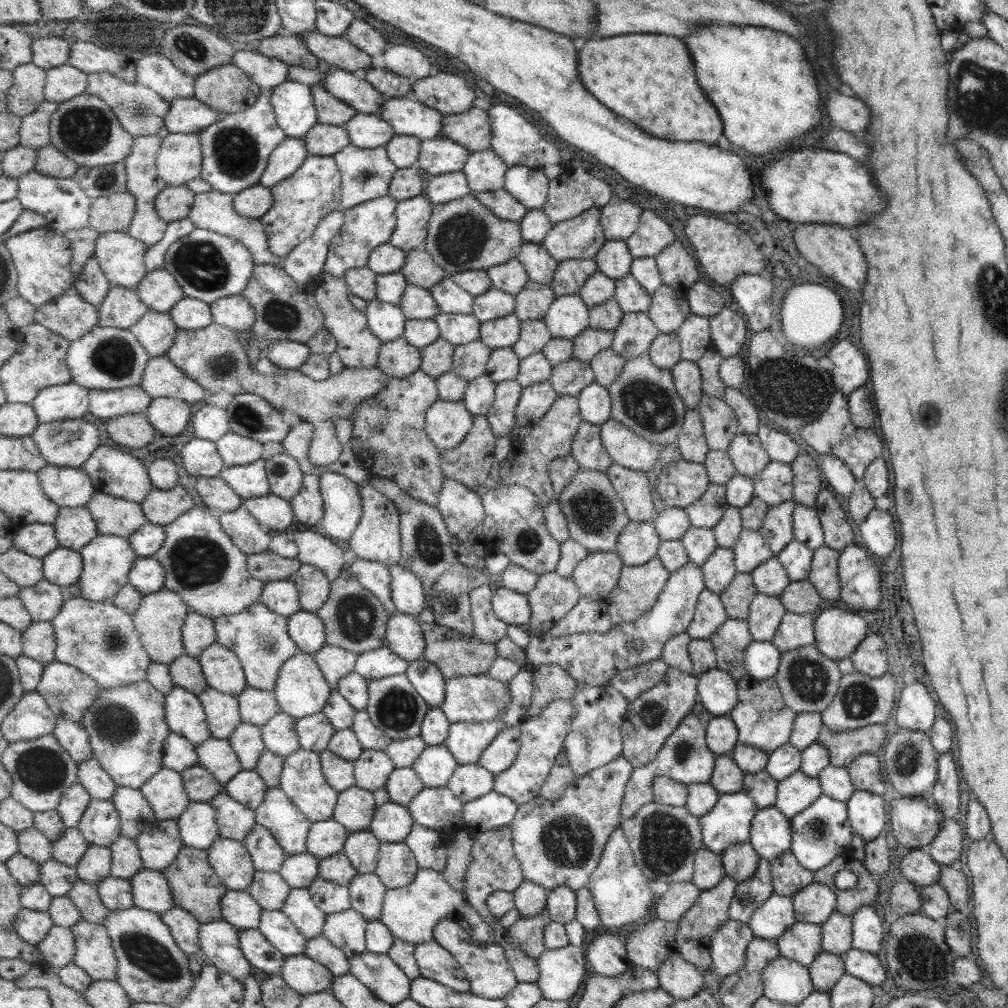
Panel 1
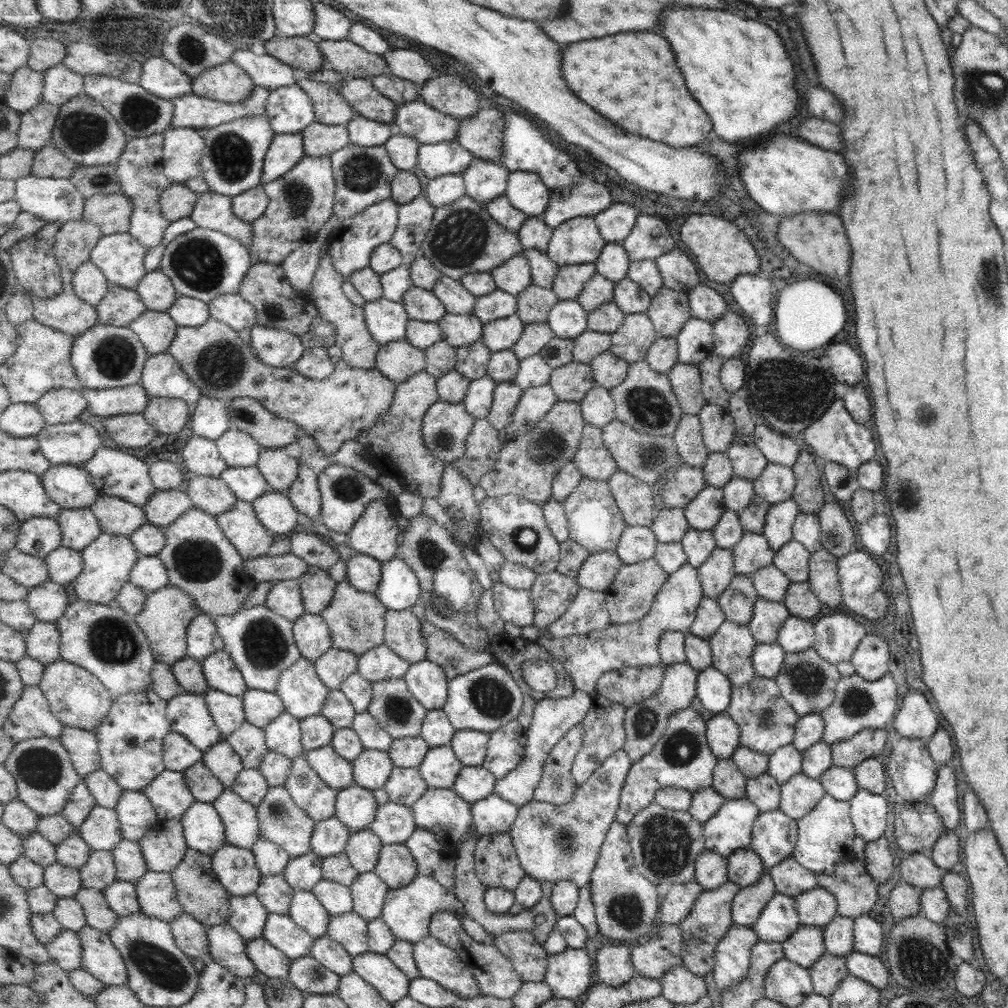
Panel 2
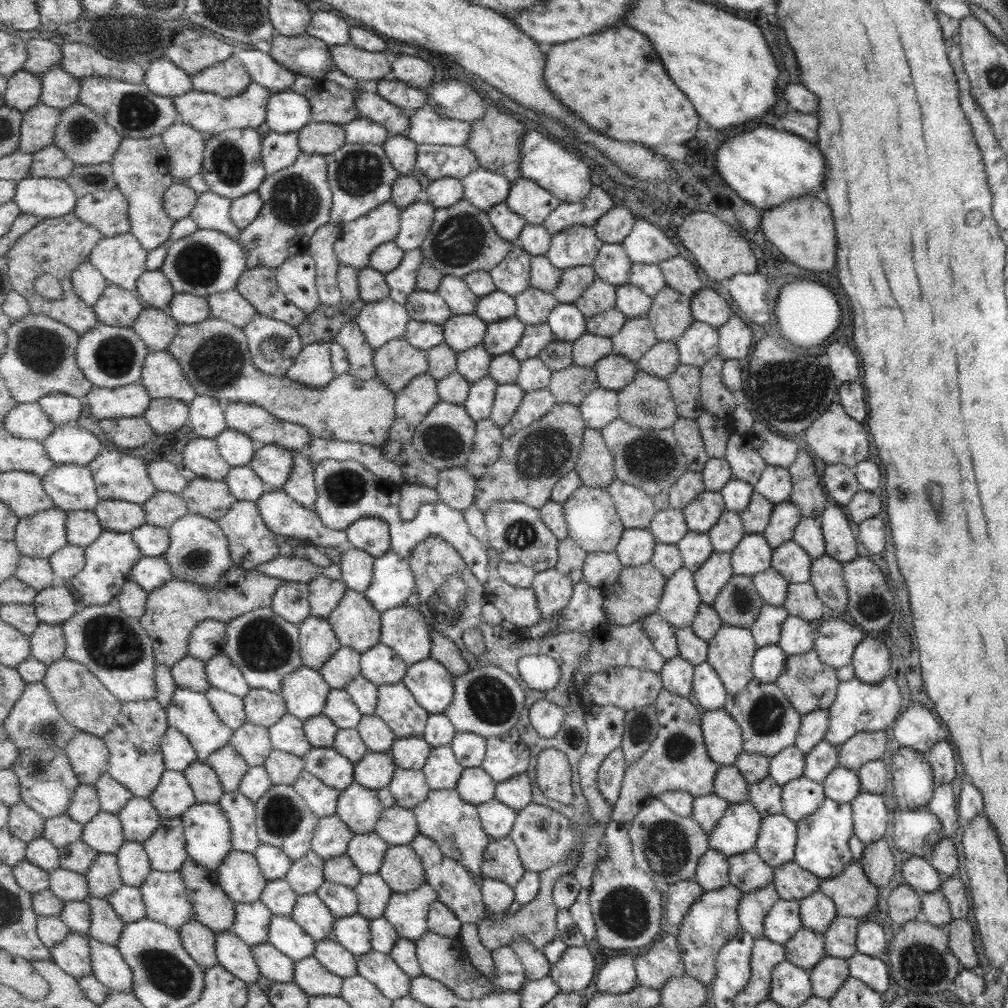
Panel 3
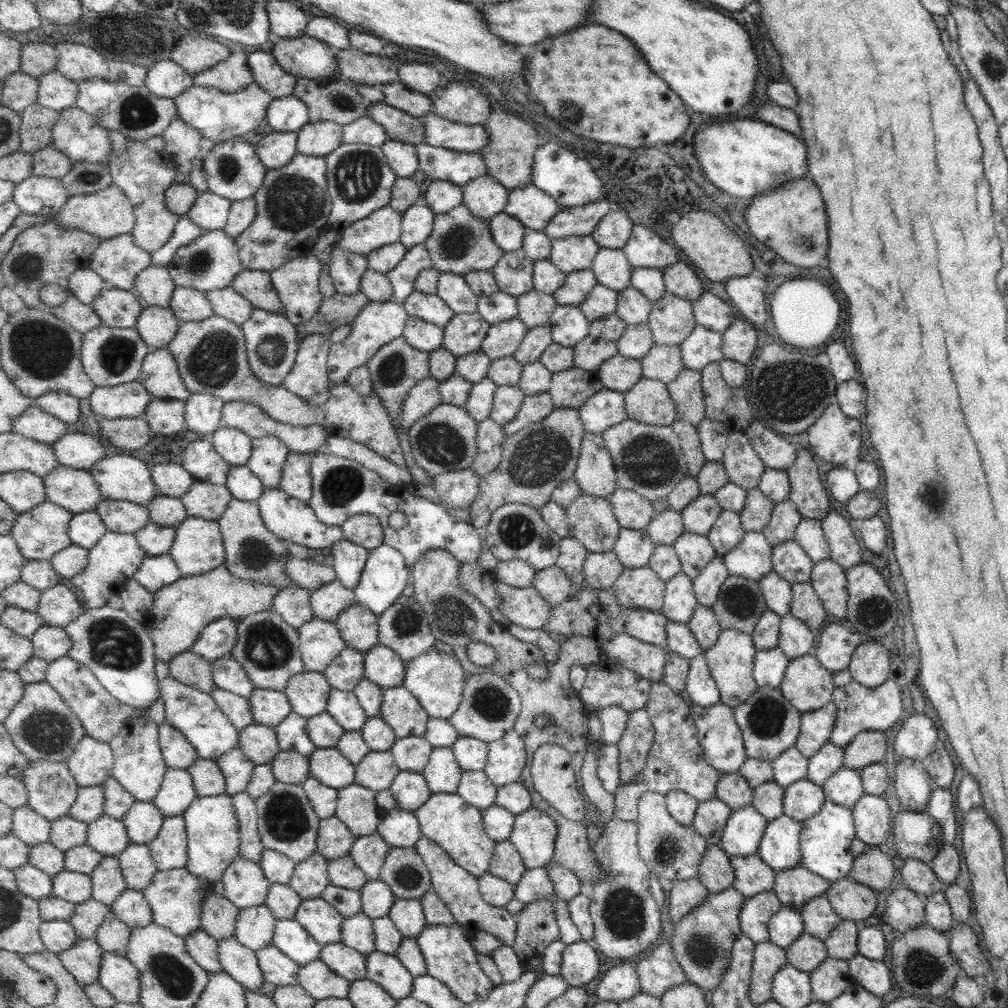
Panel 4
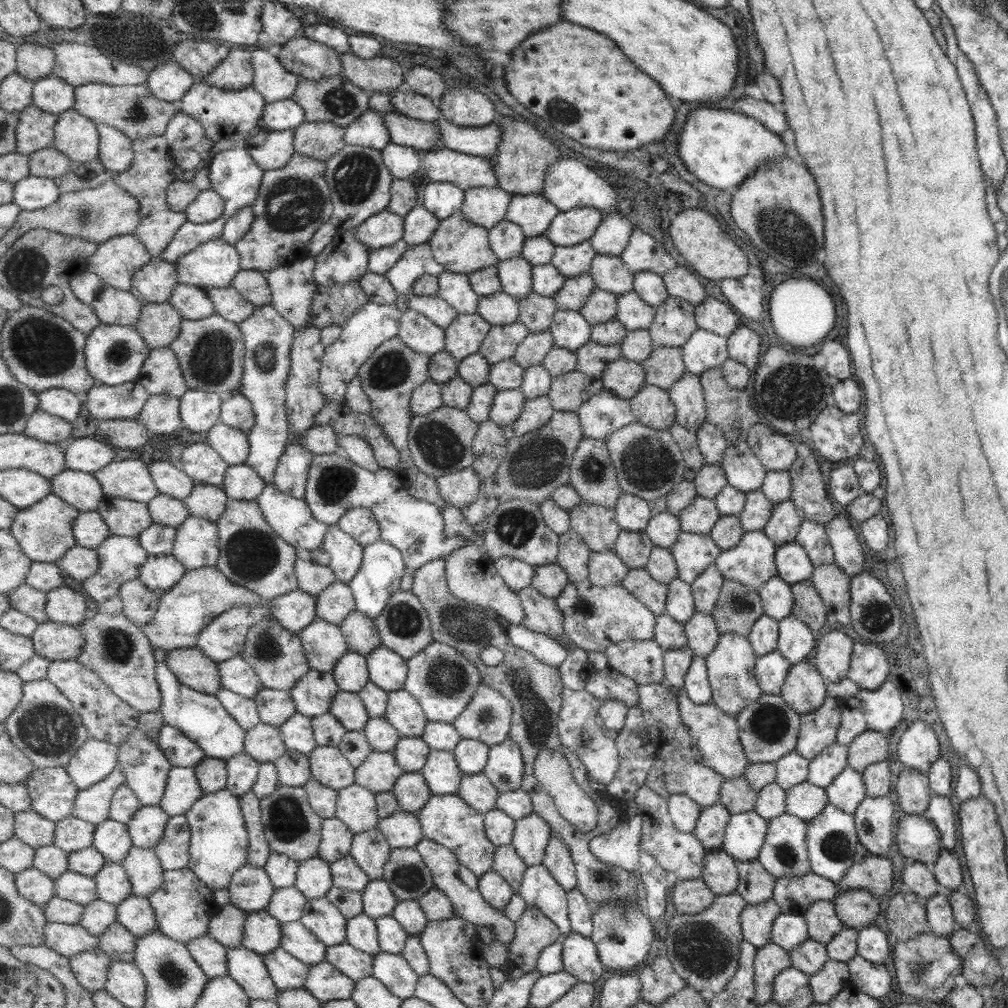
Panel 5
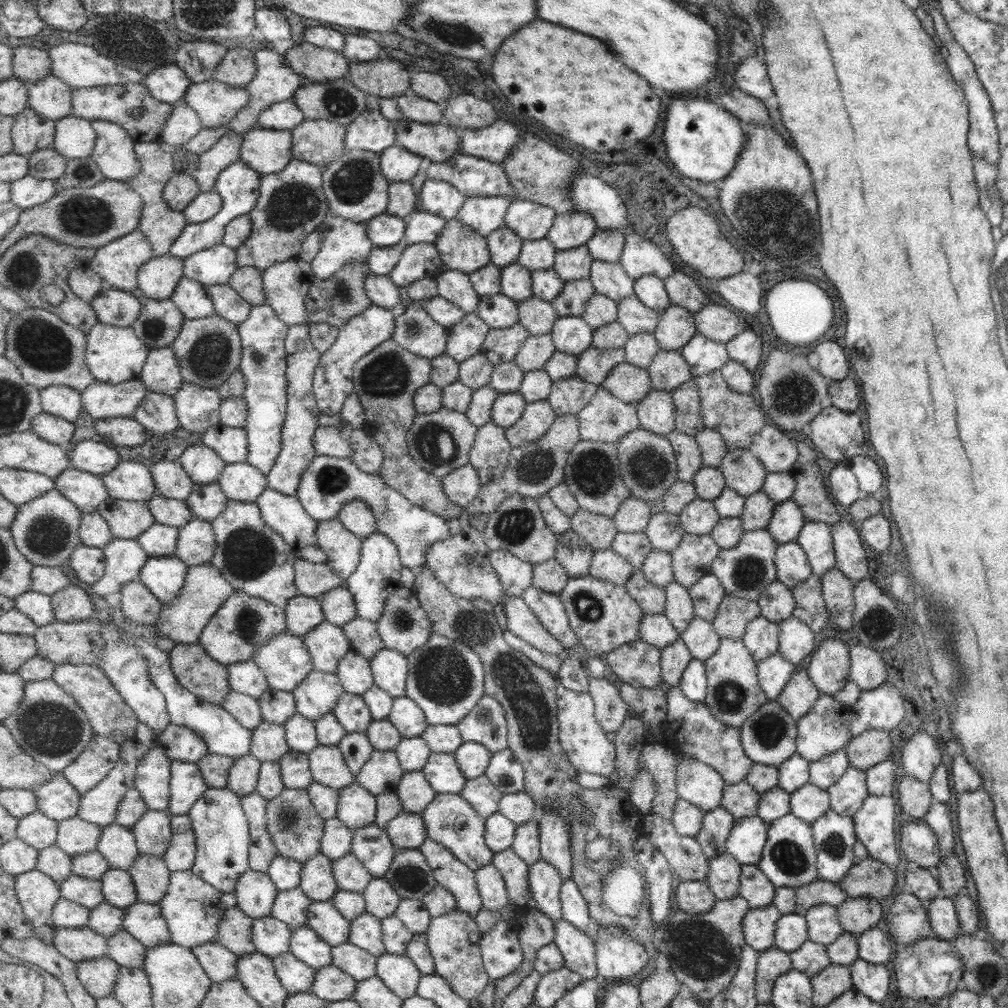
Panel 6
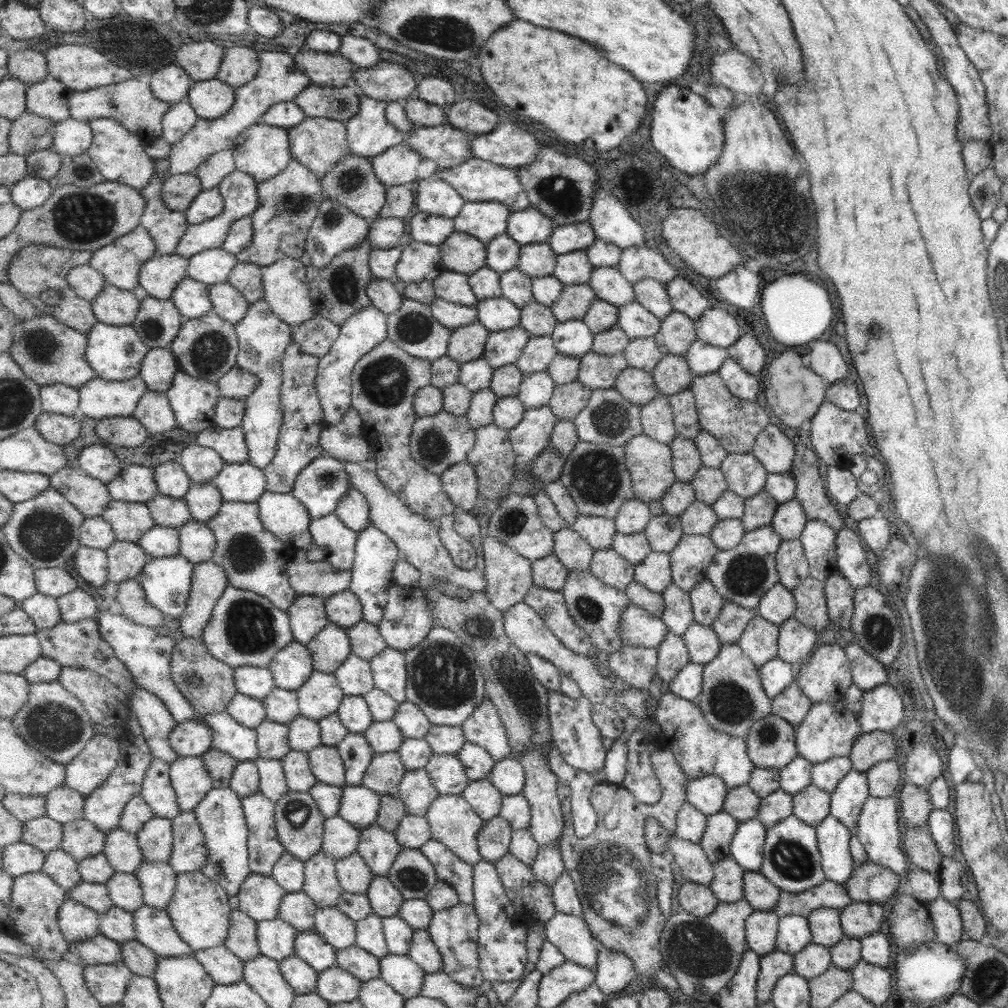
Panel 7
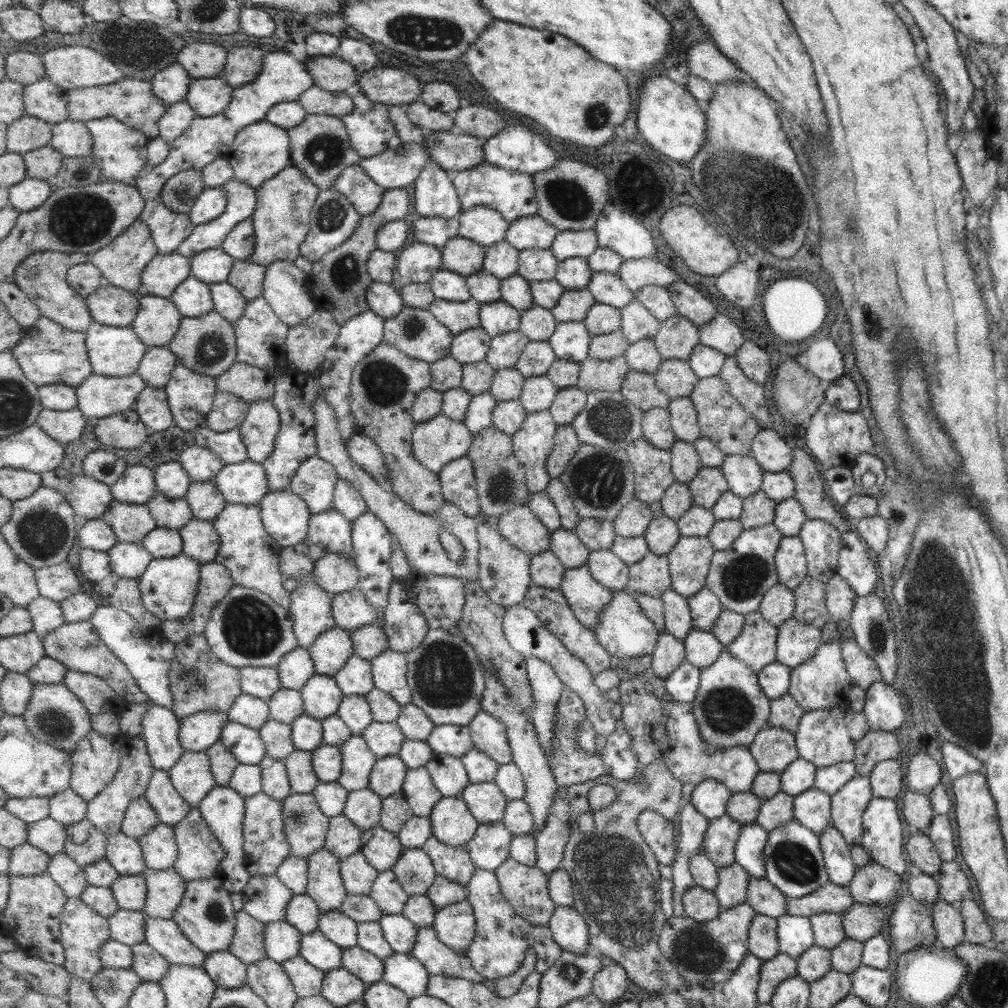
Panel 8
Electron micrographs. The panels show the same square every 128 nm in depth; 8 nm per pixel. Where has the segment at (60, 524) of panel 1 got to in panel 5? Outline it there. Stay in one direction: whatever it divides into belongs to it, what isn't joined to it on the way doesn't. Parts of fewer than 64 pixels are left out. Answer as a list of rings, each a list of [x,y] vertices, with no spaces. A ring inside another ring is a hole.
[[[97,511],[81,513],[75,521],[74,530],[78,545],[93,550],[96,550],[112,534],[106,519]]]

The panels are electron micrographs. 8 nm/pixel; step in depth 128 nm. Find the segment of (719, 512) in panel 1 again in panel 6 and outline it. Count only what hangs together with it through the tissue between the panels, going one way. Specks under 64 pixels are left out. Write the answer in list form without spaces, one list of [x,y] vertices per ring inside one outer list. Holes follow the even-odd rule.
[[[698,497],[680,515],[682,526],[687,533],[707,535],[719,518],[711,501]]]

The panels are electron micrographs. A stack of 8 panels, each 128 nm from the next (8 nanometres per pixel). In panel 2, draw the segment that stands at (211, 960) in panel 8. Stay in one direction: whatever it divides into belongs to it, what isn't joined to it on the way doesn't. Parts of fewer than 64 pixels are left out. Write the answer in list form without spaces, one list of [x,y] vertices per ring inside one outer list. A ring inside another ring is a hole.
[[[185,912],[170,926],[174,932],[174,938],[184,954],[193,958],[201,958],[204,954],[210,953],[208,928],[193,915]]]

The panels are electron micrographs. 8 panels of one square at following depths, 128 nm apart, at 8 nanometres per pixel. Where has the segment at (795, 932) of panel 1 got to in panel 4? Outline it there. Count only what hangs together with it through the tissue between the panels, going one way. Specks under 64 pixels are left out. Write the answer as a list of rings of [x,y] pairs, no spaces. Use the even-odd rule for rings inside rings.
[[[803,933],[784,949],[784,956],[787,965],[808,974],[825,959],[824,942]]]

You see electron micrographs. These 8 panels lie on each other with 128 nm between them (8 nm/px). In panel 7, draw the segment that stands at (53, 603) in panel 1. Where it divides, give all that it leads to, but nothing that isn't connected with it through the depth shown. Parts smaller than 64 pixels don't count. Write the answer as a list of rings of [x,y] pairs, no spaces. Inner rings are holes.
[[[82,588],[59,597],[58,604],[62,611],[62,620],[70,623],[97,618],[100,612],[93,596]]]

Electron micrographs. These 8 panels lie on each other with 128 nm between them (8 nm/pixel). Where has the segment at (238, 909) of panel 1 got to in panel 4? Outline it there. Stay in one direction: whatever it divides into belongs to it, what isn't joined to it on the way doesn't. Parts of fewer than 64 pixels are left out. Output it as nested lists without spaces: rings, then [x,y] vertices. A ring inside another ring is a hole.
[[[266,905],[243,909],[238,917],[236,938],[243,946],[257,952],[272,945],[277,922],[274,911]]]

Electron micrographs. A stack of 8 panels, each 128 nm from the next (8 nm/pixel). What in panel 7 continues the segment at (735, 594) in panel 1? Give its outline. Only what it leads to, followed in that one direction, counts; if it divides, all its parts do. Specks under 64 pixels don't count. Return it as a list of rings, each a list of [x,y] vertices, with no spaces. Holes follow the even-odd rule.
[[[724,600],[717,618],[710,624],[710,627],[721,644],[735,643],[742,636],[747,621],[757,614],[757,608],[749,609],[733,601]]]

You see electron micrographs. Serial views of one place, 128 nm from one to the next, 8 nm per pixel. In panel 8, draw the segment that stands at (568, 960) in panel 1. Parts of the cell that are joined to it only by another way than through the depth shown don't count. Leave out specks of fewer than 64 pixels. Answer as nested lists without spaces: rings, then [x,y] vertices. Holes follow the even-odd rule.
[[[558,906],[547,926],[563,951],[583,957],[593,950],[590,926],[575,908]]]

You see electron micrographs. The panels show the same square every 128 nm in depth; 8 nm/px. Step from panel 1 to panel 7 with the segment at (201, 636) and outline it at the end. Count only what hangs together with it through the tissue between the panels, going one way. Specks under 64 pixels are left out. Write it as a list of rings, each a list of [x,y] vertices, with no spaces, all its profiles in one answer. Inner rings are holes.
[[[229,584],[215,606],[213,618],[201,638],[215,658],[229,666],[268,667],[283,647],[295,641],[288,611],[281,610],[271,600],[255,591]]]

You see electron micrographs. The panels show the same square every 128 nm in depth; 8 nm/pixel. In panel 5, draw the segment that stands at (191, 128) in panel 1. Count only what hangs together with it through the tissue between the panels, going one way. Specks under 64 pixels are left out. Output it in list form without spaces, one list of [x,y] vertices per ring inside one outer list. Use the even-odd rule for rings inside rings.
[[[197,81],[181,101],[181,111],[199,120],[206,130],[206,136],[212,141],[227,138],[227,128],[233,126],[237,134],[252,134],[263,116],[267,100],[263,94],[256,92],[252,86],[239,91],[227,91],[222,87],[211,86]]]

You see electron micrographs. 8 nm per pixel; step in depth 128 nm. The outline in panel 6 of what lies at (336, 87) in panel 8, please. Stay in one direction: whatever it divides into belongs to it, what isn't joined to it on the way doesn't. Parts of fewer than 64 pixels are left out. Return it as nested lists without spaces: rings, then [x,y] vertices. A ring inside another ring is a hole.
[[[305,41],[286,52],[287,62],[307,80],[323,83],[343,78],[350,72],[344,51],[338,52]]]

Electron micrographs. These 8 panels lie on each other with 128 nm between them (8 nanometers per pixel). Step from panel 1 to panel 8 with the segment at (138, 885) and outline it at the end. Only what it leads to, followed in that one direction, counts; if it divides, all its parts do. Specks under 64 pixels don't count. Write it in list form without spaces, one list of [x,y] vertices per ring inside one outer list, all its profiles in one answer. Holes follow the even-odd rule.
[[[213,876],[203,880],[187,881],[182,905],[175,912],[172,920],[178,923],[186,938],[209,955],[213,952],[229,951],[236,932],[237,914],[231,904],[231,891],[223,885],[223,879]]]

